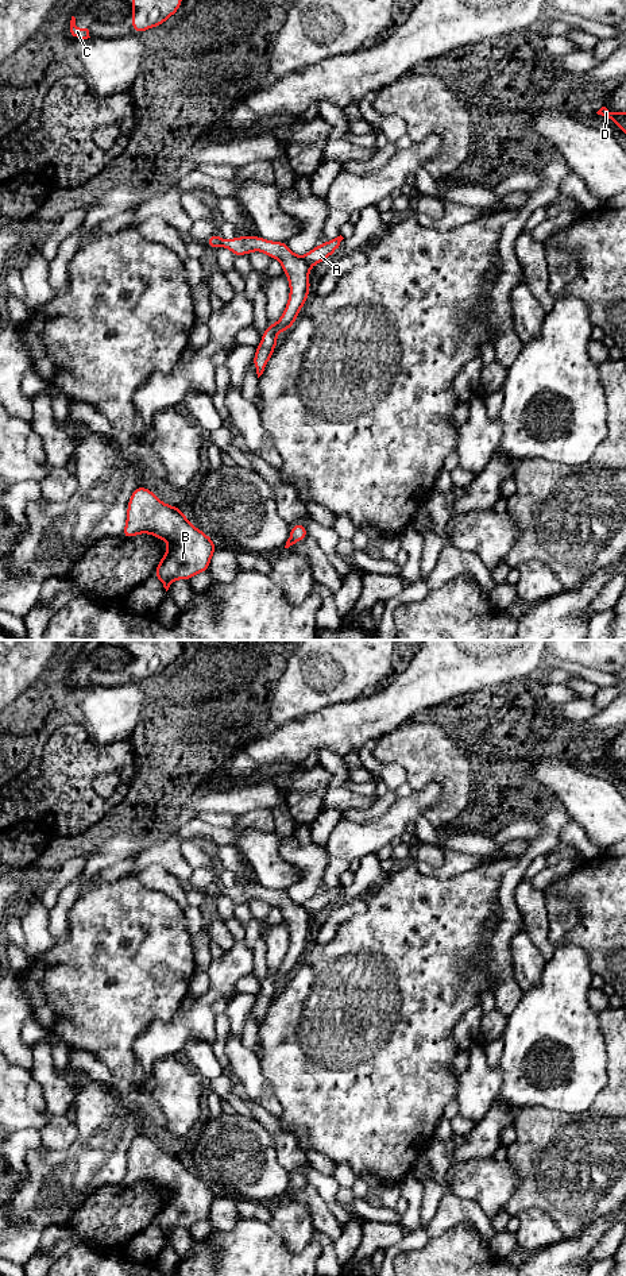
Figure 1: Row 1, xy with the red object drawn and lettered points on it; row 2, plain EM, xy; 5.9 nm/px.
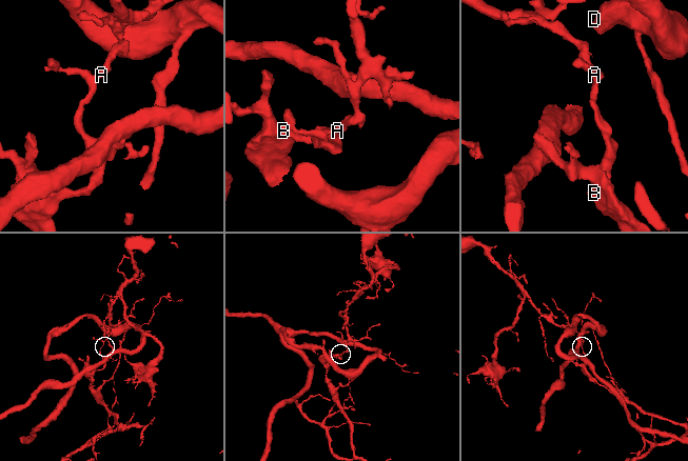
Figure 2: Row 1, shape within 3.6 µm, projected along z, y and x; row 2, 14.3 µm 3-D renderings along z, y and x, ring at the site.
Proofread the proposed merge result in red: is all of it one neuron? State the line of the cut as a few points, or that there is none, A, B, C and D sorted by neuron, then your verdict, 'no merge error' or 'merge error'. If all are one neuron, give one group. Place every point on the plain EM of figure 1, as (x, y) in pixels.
xy (301, 906), (309, 916) | A / B C D | merge error

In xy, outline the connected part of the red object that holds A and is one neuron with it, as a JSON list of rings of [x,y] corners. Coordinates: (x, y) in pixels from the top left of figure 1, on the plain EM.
[[[340,883],[332,888],[328,888],[322,893],[316,894],[313,898],[310,898],[309,901],[306,901],[302,907],[305,909],[305,911],[312,915],[317,911],[324,910],[328,905],[331,905],[332,902],[335,902],[335,899],[339,897],[340,890],[344,886]]]

